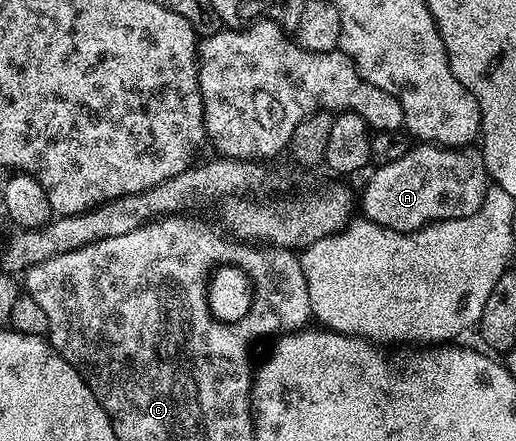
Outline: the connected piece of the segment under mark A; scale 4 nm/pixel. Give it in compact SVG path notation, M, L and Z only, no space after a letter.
M434 144L412 145L401 160L375 166L370 174L371 179L363 190L362 217L403 234L433 222L473 216L481 208L489 185L487 166L478 149Z

